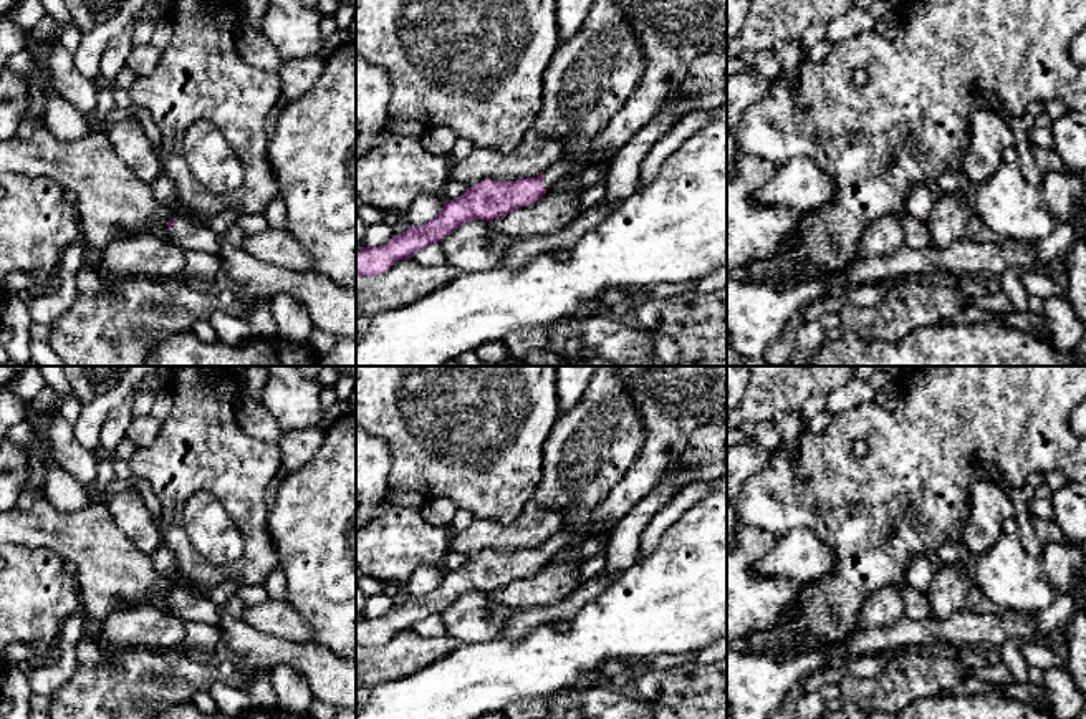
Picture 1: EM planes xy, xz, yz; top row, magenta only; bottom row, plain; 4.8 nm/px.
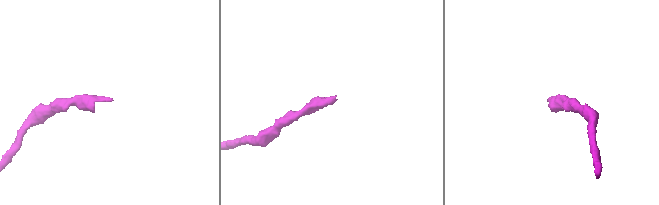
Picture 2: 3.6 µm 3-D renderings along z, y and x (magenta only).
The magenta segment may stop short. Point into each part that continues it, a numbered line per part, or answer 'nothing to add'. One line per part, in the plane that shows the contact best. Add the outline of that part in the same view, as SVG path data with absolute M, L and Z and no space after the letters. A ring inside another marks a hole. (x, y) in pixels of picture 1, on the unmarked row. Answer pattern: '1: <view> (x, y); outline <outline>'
1: xz (672, 401); outline M616 366L626 391L631 394L646 437L639 456L627 474L611 489L596 507L594 520L583 532L561 530L545 543L543 558L553 558L565 550L574 548L599 532L614 527L642 500L664 477L667 467L682 457L692 434L710 422L720 421L727 413L727 366Z

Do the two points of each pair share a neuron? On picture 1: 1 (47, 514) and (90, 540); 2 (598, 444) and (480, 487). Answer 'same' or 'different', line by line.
1: same
2: different

